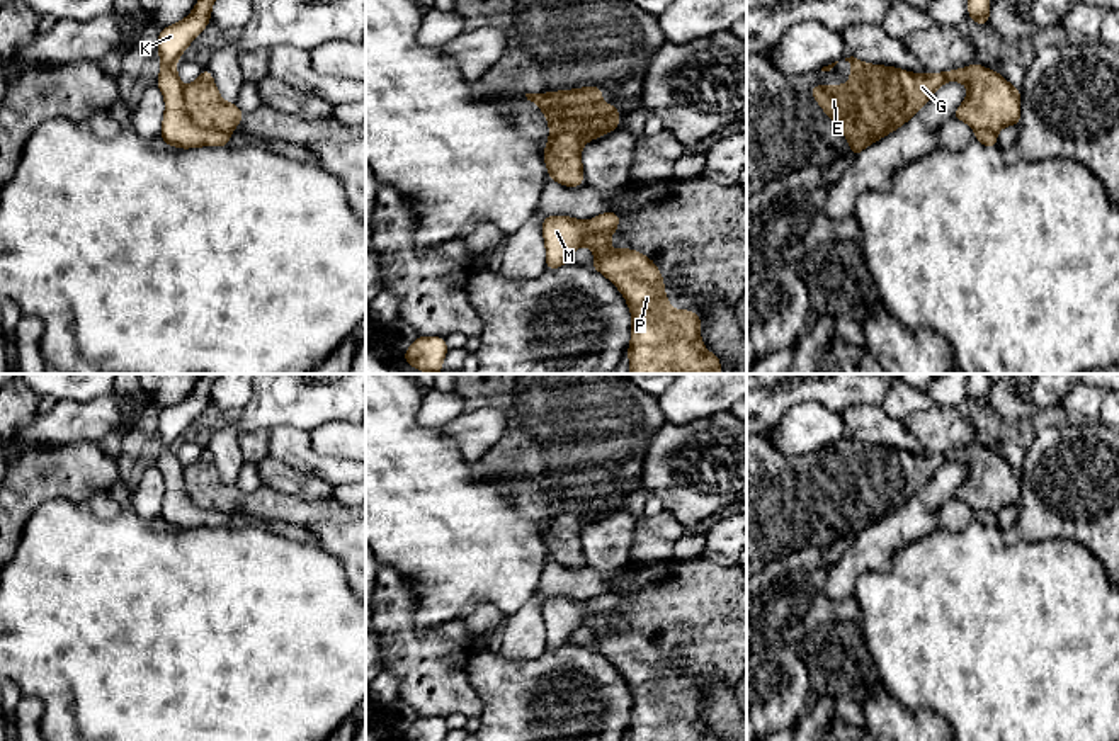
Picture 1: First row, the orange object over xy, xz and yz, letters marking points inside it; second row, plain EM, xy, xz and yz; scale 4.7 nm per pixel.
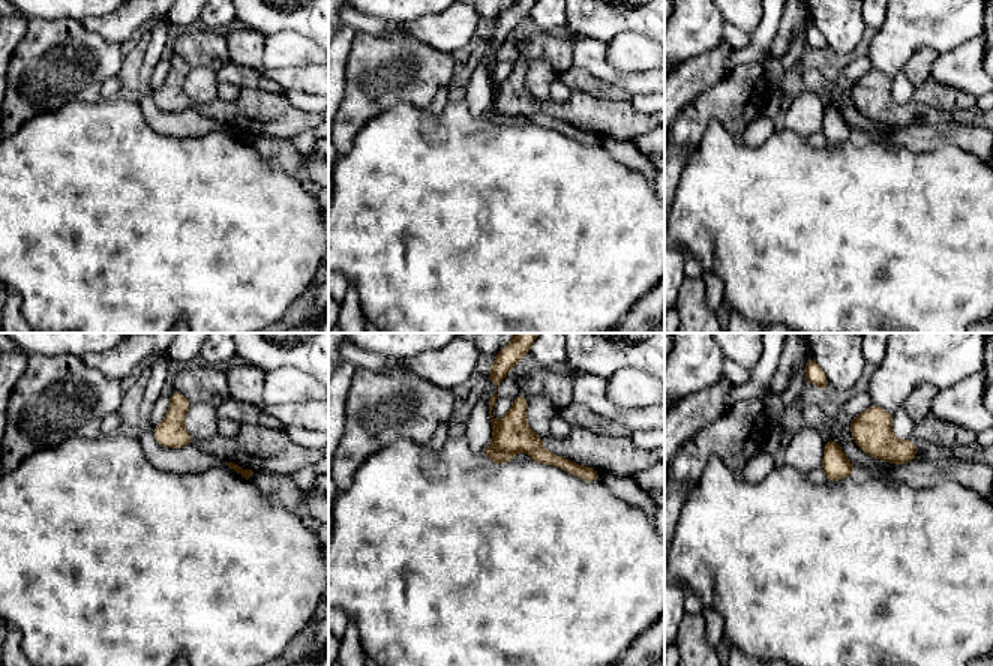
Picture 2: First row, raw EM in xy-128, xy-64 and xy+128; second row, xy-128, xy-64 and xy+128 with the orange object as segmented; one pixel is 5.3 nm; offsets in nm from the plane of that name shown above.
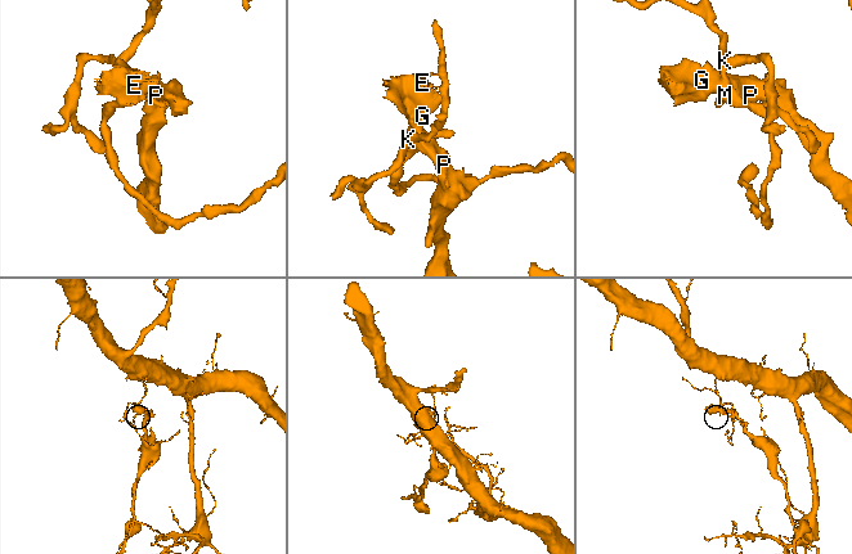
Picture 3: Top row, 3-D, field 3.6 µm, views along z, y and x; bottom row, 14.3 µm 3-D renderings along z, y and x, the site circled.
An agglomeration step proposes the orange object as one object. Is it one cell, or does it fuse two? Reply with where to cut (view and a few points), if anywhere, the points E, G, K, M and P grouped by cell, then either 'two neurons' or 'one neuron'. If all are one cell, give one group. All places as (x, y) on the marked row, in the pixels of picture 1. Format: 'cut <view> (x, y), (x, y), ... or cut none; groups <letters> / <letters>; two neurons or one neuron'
cut xy (182, 87), (186, 113), (196, 124), (228, 131); groups E G P / K M; two neurons

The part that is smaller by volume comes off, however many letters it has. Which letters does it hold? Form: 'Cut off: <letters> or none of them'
Cut off: E, G, P

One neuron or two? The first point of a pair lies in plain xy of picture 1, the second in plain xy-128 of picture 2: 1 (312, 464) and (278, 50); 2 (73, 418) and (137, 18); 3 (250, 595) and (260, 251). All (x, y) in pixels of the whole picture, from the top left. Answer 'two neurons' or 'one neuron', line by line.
1: two neurons
2: one neuron
3: one neuron

